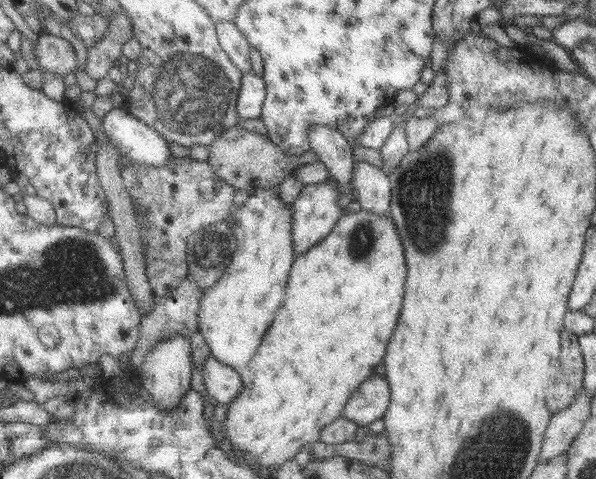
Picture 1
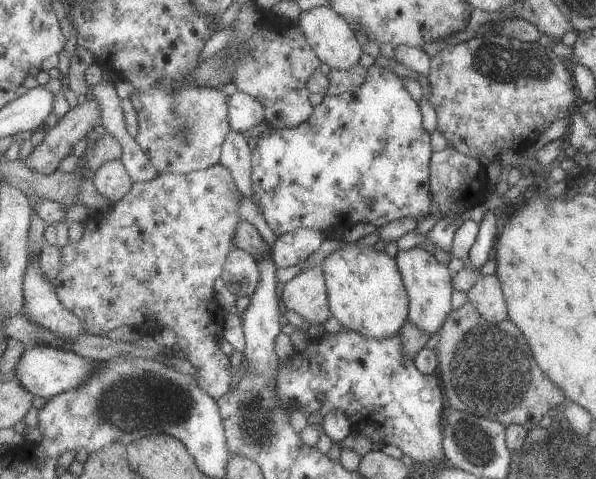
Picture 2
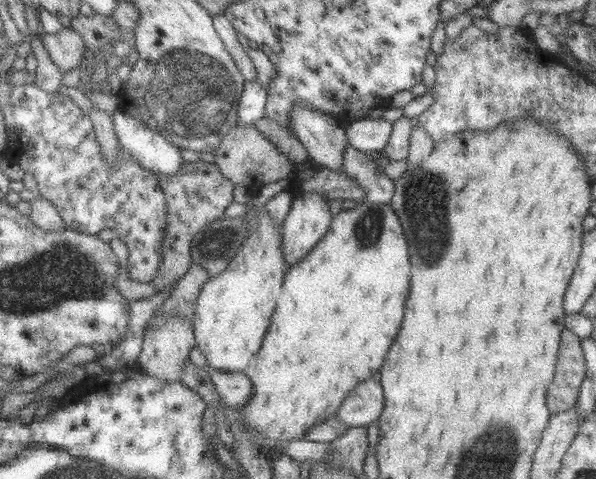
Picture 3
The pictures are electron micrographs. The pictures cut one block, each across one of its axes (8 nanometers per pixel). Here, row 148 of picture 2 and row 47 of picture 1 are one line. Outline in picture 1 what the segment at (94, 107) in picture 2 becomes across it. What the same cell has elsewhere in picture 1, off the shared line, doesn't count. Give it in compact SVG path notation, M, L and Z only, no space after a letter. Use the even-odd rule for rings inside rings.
M42 34L34 46L34 52L38 66L44 72L64 78L77 68L77 52L65 38Z

